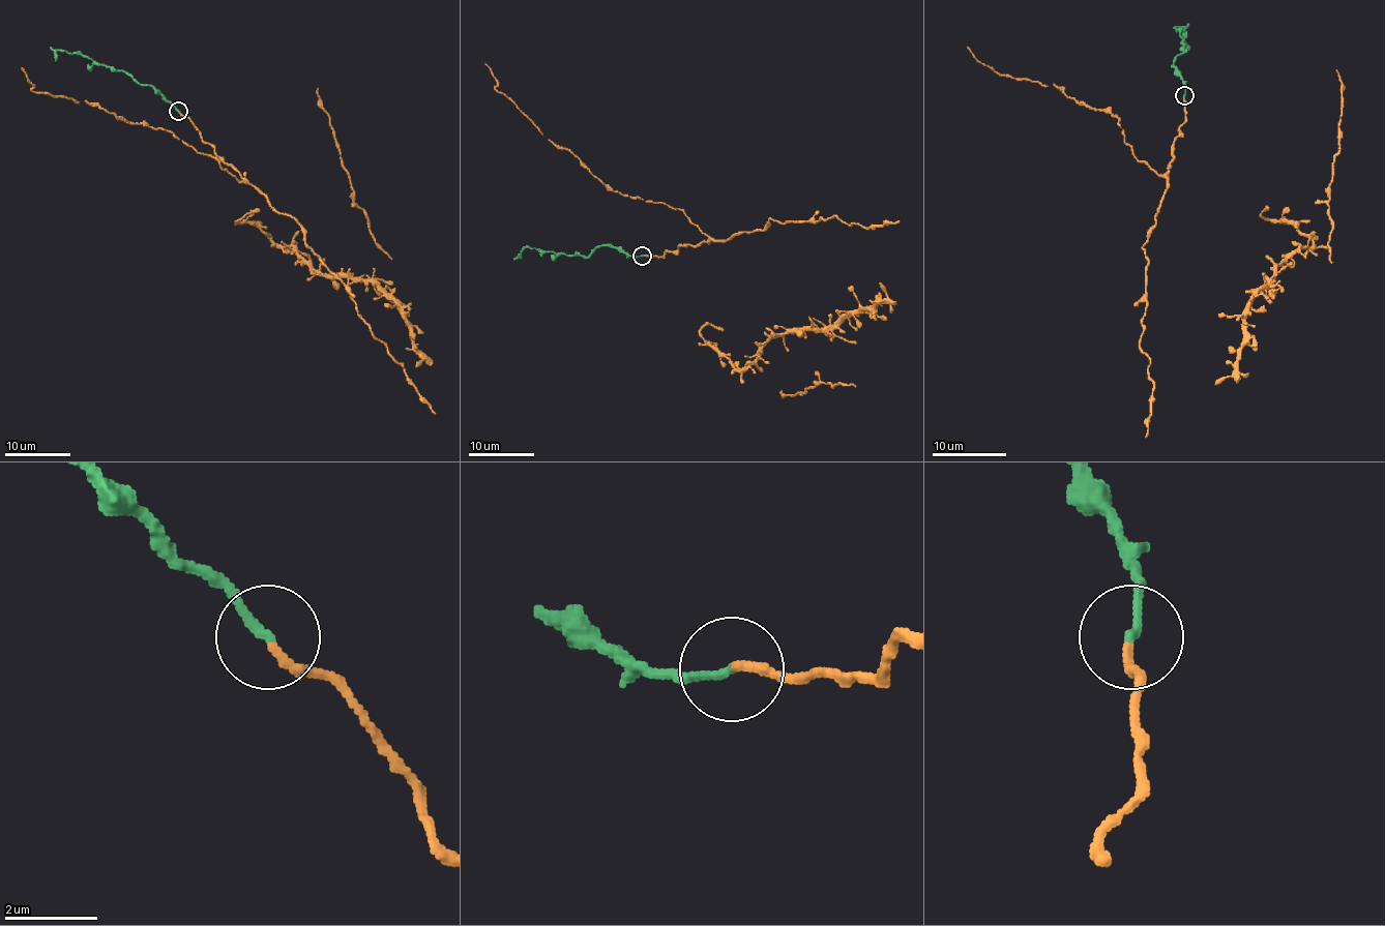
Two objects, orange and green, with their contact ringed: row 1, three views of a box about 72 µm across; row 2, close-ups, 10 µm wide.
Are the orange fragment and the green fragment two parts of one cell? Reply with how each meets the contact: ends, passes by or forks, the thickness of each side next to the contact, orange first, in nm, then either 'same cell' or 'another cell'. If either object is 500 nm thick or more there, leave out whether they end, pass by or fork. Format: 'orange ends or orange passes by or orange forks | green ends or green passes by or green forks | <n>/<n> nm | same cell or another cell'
orange ends | green ends | 200/200 nm | same cell

